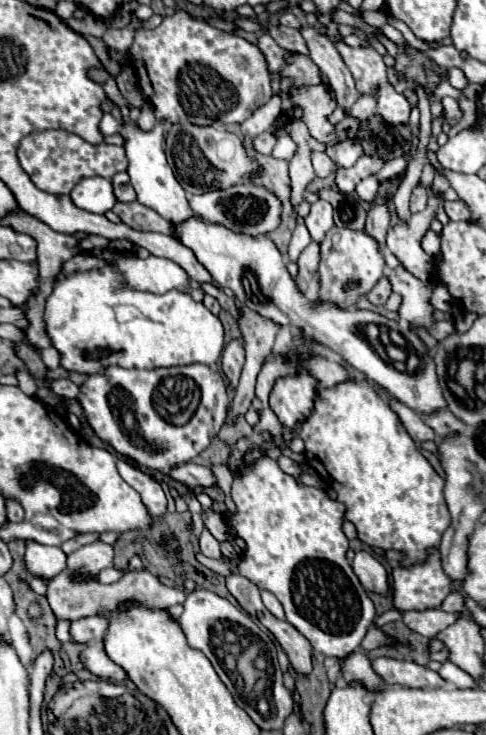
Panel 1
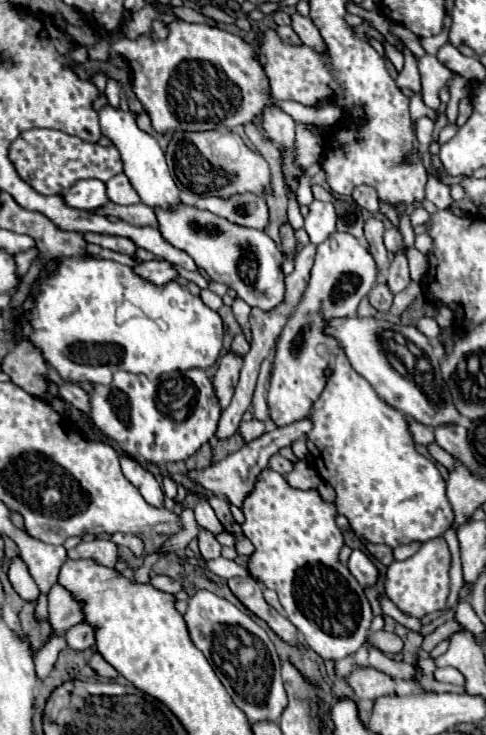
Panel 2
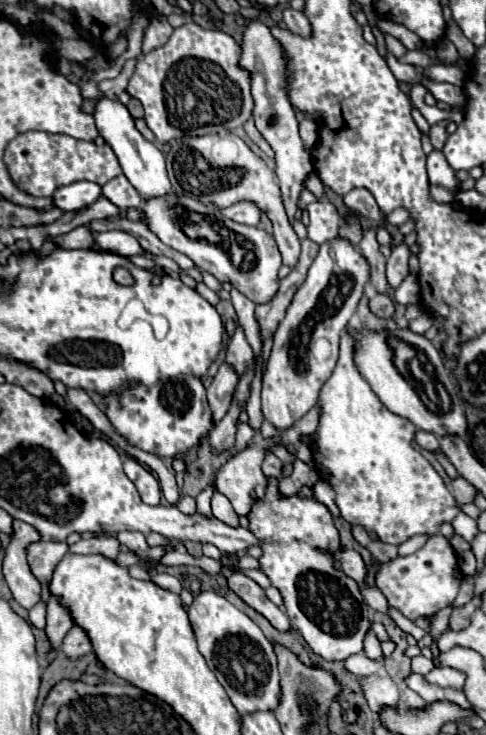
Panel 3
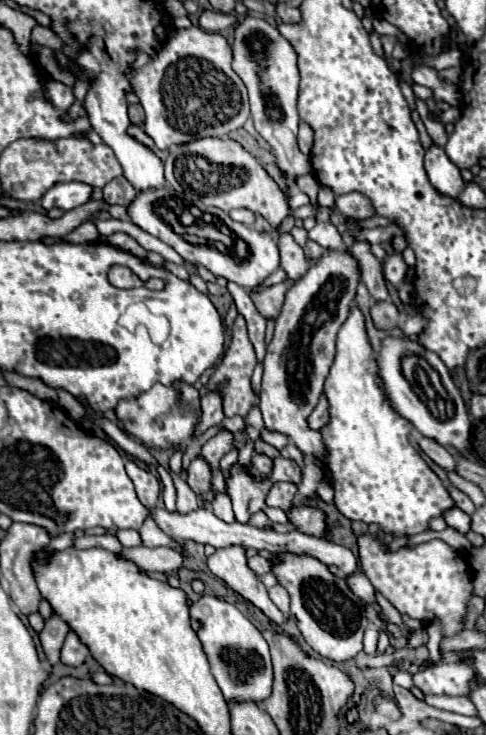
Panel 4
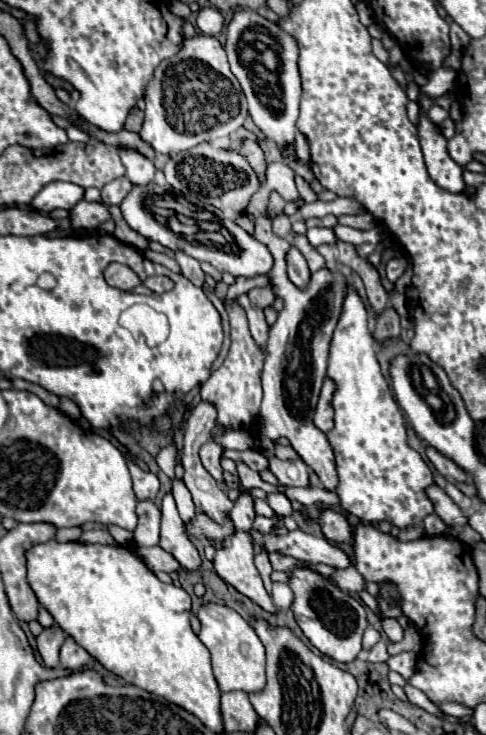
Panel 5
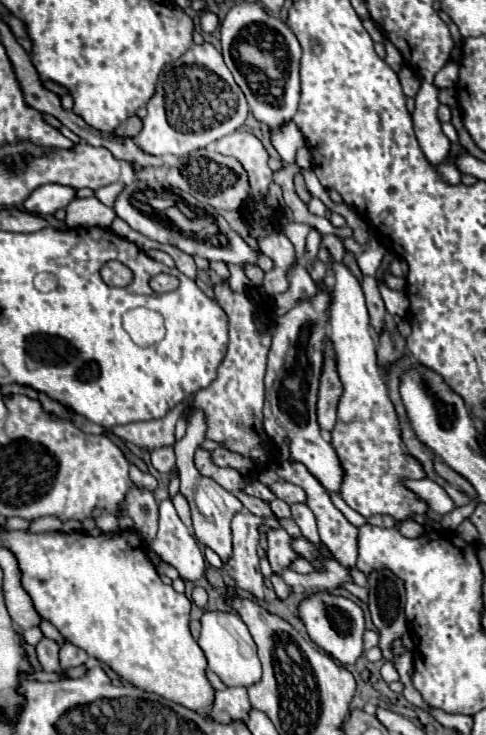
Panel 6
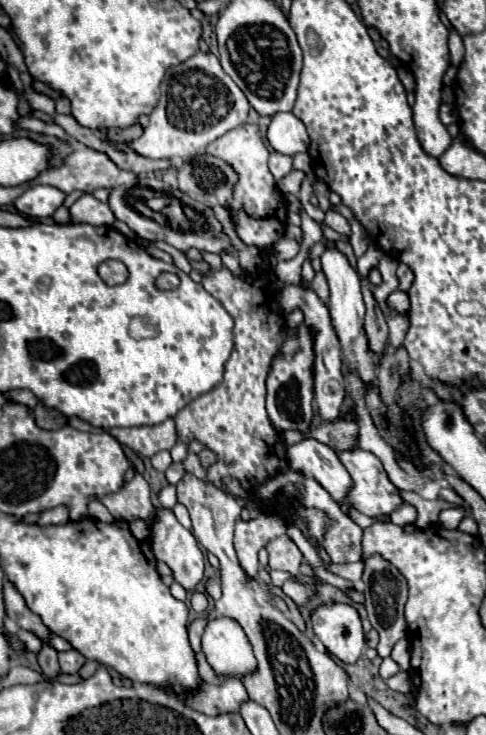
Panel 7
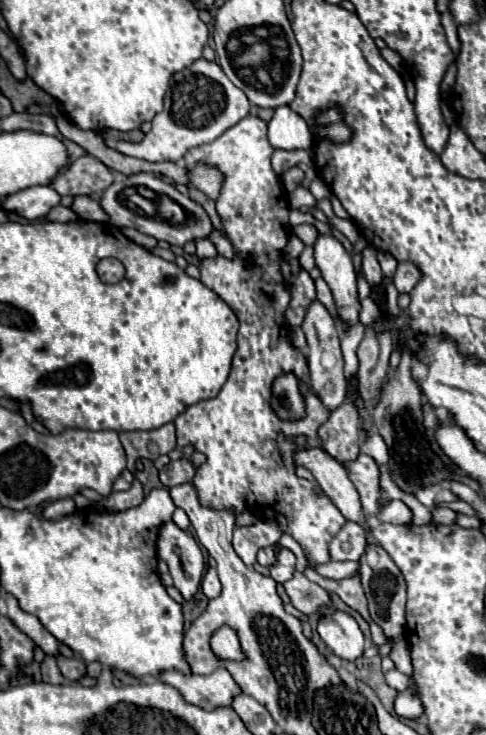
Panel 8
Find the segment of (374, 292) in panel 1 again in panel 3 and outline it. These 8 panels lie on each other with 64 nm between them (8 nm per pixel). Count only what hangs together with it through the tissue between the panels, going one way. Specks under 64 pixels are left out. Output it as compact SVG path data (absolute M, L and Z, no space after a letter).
M376 294L370 300L370 310L378 316L378 318L392 318L394 316L394 302L386 296L386 294Z

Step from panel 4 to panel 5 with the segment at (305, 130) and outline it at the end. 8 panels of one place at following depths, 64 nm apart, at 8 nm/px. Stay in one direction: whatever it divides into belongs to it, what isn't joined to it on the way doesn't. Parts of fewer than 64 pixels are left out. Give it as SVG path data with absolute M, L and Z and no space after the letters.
M298 132L295 136L294 148L296 156L305 164L309 164L311 158L310 146L308 139L301 132Z

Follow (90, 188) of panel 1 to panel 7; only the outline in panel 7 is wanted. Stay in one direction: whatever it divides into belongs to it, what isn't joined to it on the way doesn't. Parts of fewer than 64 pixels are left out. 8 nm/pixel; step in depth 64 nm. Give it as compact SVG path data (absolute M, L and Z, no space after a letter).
M38 184L38 186L30 186L22 196L18 196L12 206L26 218L30 220L38 220L38 218L46 218L46 216L52 216L54 210L58 206L62 206L66 194L60 192L58 188L52 188L52 186L44 186L44 184Z

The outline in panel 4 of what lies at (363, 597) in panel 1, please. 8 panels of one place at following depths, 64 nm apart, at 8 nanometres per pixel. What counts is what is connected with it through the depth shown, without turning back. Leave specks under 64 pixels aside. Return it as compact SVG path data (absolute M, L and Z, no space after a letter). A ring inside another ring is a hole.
M292 506L292 510L288 512L288 518L304 534L312 534L312 536L324 536L326 534L324 514L320 510L316 510L316 508ZM282 554L282 562L272 566L272 572L290 594L290 614L296 618L296 624L304 640L320 656L334 662L344 662L362 652L362 634L366 630L364 602L350 592L346 580L328 572L328 568L310 556Z

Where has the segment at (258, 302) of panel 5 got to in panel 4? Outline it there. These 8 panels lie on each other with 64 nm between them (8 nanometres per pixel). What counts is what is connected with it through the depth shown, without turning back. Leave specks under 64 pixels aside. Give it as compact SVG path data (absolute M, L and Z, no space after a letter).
M284 280L284 282L276 284L276 286L252 292L250 298L252 298L254 306L258 308L258 312L264 314L266 318L276 318L280 314L280 308L282 308L282 302L284 302L284 292L288 290L288 284L294 284L294 282Z

